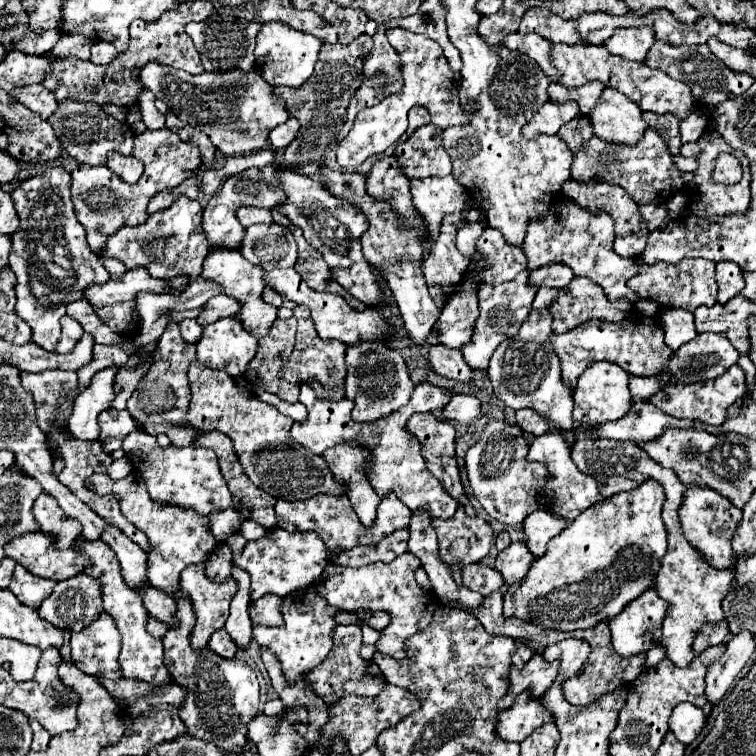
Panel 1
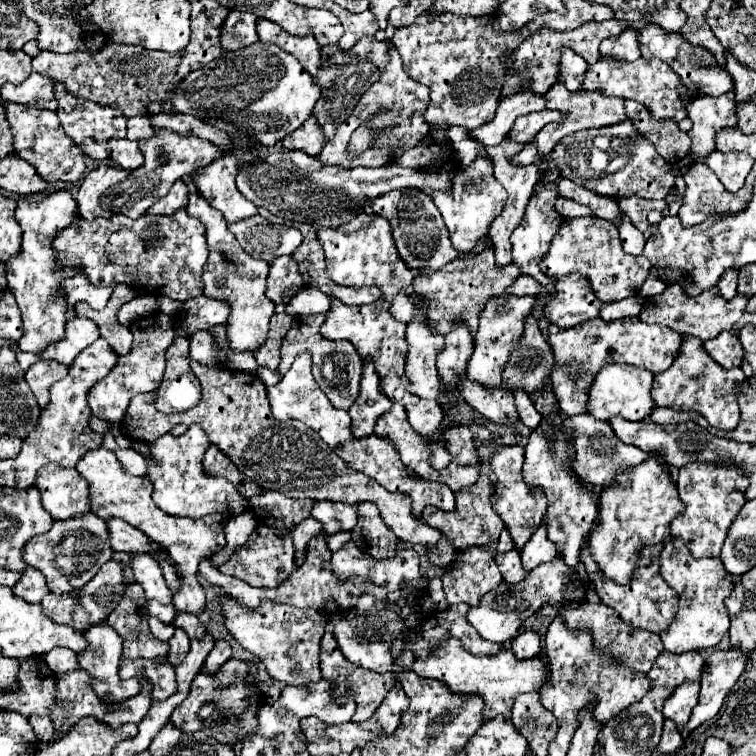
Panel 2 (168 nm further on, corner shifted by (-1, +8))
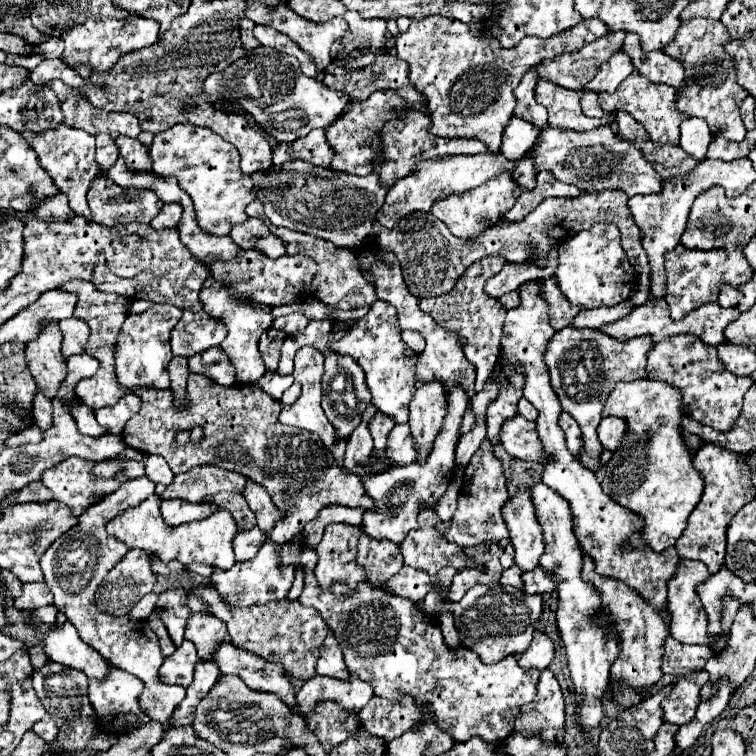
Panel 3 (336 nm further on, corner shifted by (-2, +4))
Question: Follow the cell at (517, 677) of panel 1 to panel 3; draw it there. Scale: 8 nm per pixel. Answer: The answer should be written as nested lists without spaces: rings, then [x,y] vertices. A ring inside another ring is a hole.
[[[290,542],[282,546],[280,564],[294,564],[306,570],[304,590],[298,600],[304,606],[316,608],[320,616],[326,620],[336,640],[340,642],[340,648],[344,652],[344,662],[350,672],[358,672],[362,680],[370,680],[378,696],[396,700],[408,694],[416,702],[430,702],[436,722],[440,724],[440,728],[446,728],[446,732],[450,732],[456,742],[464,742],[472,736],[480,736],[488,742],[500,742],[500,740],[506,740],[514,732],[514,716],[520,712],[522,704],[534,700],[536,696],[536,682],[538,682],[540,670],[520,668],[514,656],[506,656],[498,664],[482,664],[482,660],[478,660],[478,656],[474,656],[470,648],[462,648],[462,646],[450,648],[442,640],[442,632],[436,620],[422,618],[414,602],[390,596],[372,584],[360,584],[354,590],[342,584],[334,584],[330,590],[320,590],[312,572],[316,562],[318,562],[318,556],[310,548],[302,550],[302,546],[298,548],[298,546],[292,546]]]

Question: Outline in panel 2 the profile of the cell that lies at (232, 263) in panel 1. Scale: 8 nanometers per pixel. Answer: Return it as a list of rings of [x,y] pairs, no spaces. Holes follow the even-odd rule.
[[[189,192],[189,206],[187,214],[195,216],[205,226],[207,246],[209,246],[209,260],[203,270],[203,294],[207,298],[225,300],[231,306],[231,314],[227,320],[227,342],[229,348],[235,352],[255,352],[267,340],[269,320],[275,314],[273,302],[265,296],[265,278],[269,264],[265,260],[251,258],[239,244],[237,238],[229,232],[225,218],[211,208],[197,192]]]

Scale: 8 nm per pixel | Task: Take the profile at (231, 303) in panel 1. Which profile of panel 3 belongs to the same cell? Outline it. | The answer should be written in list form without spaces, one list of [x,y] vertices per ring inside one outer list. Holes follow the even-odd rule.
[[[184,310],[180,322],[172,330],[170,346],[174,356],[192,356],[208,350],[210,346],[220,346],[226,338],[226,328],[218,320],[210,320],[204,310],[192,312]]]

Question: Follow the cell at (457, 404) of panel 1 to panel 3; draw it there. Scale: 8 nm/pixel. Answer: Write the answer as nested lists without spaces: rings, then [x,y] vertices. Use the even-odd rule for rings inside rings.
[[[396,424],[388,436],[388,448],[384,452],[372,452],[378,458],[388,458],[396,466],[410,464],[418,458],[418,452],[414,452],[414,440],[410,440],[410,426]]]

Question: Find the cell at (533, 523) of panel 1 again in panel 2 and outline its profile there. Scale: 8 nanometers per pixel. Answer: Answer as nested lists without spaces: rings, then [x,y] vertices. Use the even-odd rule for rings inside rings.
[[[541,524],[541,526],[533,532],[529,544],[527,544],[527,546],[523,548],[523,552],[521,552],[523,568],[525,568],[527,572],[531,572],[531,570],[537,568],[539,564],[551,562],[555,556],[559,556],[559,554],[557,554],[557,548],[553,548],[553,544],[549,544],[549,538],[545,536],[545,524]]]

